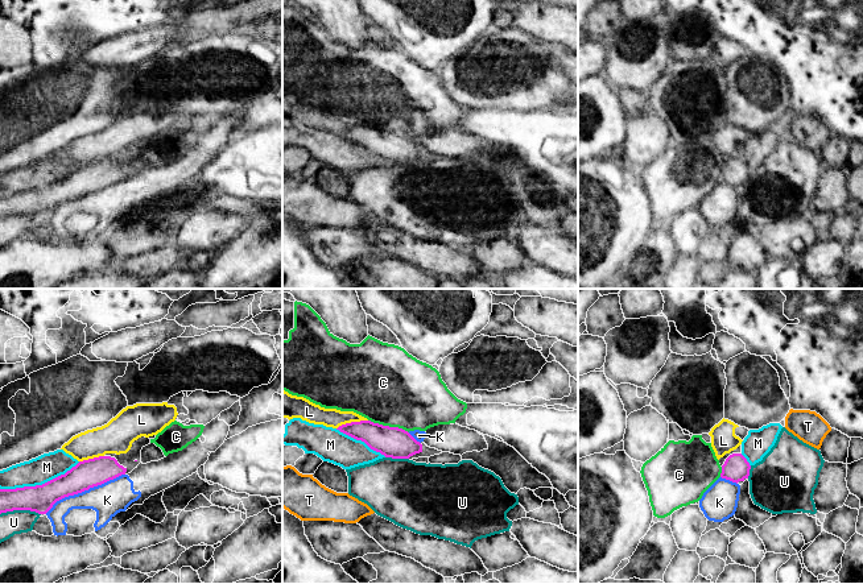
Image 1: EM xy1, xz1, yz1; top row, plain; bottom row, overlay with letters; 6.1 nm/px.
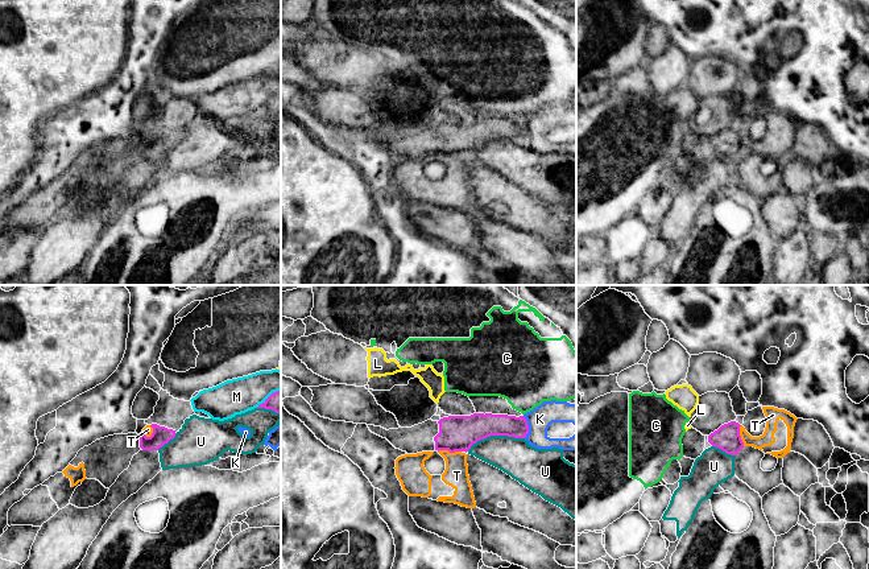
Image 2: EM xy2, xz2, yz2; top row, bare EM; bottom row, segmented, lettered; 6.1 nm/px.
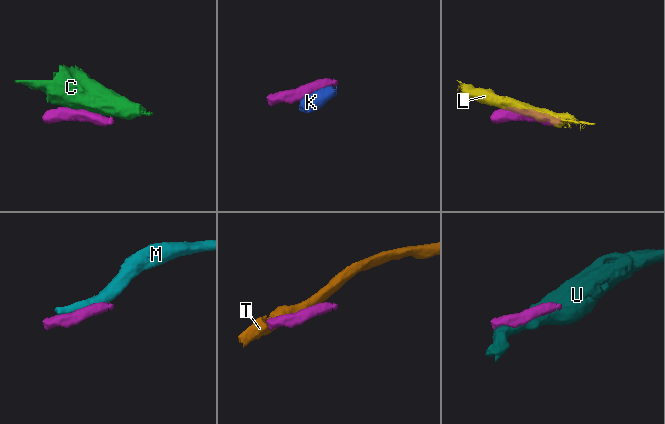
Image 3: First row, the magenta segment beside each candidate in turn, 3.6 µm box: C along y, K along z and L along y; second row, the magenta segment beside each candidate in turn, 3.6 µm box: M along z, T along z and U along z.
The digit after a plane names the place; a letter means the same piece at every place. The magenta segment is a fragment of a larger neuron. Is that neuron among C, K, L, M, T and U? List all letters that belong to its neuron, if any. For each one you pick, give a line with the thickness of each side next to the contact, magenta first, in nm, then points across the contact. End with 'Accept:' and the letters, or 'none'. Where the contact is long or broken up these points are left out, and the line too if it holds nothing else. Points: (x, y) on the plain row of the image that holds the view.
Accept: none

